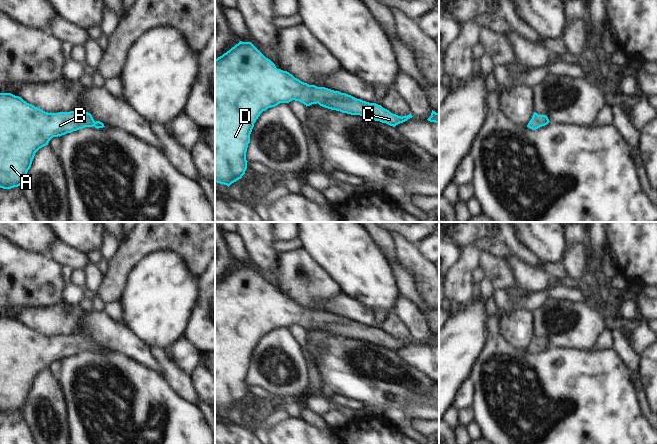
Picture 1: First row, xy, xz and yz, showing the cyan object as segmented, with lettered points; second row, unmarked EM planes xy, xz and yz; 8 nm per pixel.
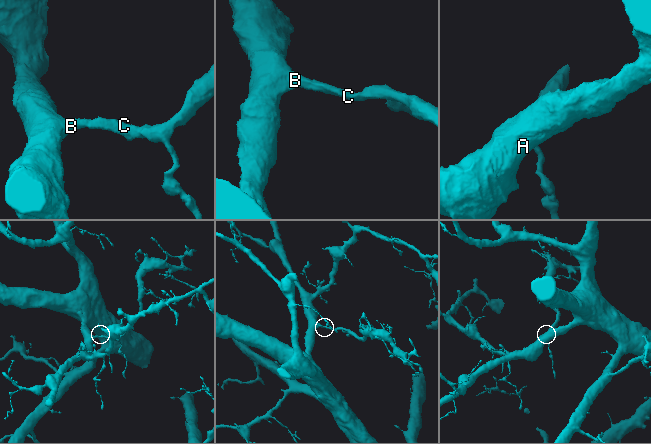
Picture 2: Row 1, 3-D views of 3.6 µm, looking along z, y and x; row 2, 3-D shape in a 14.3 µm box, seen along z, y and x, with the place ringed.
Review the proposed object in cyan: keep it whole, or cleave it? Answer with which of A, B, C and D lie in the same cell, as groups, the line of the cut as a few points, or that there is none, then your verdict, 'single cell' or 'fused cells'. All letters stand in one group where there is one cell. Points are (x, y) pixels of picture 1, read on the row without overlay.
A B C D; no cut; single cell

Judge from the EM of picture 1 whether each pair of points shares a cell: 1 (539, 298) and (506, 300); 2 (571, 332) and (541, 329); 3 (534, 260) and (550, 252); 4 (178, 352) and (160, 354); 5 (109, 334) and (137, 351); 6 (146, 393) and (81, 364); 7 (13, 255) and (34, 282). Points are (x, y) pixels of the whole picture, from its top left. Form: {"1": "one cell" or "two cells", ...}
{"1": "one cell", "2": "one cell", "3": "two cells", "4": "two cells", "5": "one cell", "6": "one cell", "7": "one cell"}

